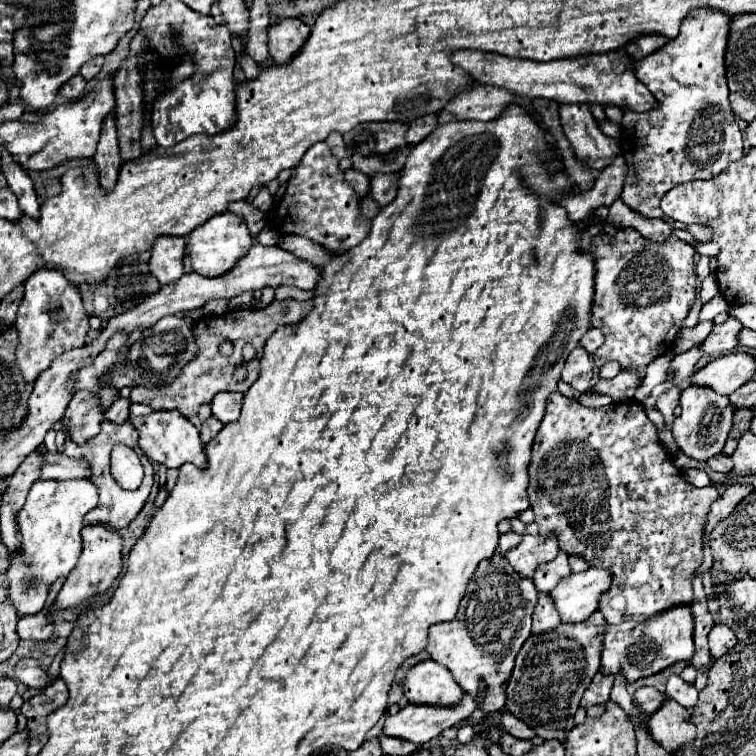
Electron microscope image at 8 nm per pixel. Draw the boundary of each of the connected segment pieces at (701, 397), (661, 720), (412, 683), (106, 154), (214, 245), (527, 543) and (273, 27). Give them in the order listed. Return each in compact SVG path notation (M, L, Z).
M692 384L680 394L680 416L674 420L672 434L684 454L698 462L704 462L722 452L732 426L732 414L734 408L730 406L728 396L712 392L712 388L708 386Z
M666 698L662 706L648 716L648 730L670 754L686 742L692 742L696 736L696 726L692 724L690 714L672 698Z
M422 660L410 666L402 690L412 704L448 706L462 696L462 688L456 684L450 670L434 660Z
M108 114L104 124L102 124L102 134L100 142L94 154L94 162L100 172L100 184L110 190L114 188L122 158L120 158L120 148L118 148L118 128L116 128L116 116Z
M232 212L212 216L210 220L206 220L206 224L192 230L188 234L188 242L186 242L186 250L188 250L194 272L200 276L208 276L208 278L228 272L236 264L236 260L240 256L244 256L244 252L248 252L250 246L252 246L252 236L244 224L244 220Z
M522 534L520 544L516 548L508 550L504 556L516 568L516 572L532 578L532 572L534 572L536 564L554 560L558 552L560 552L560 548L558 548L556 536L552 536L552 534L550 536Z
M278 18L268 26L268 48L276 62L288 62L292 52L300 50L300 44L308 38L310 26L296 18Z

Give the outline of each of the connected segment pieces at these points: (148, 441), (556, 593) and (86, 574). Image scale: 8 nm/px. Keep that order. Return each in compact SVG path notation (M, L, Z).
M132 404L130 422L136 426L136 430L140 434L140 440L138 440L140 448L144 450L144 454L150 460L164 464L166 468L180 468L186 462L192 462L198 468L204 468L206 456L204 456L198 428L188 418L184 418L180 412L176 412L176 410L166 412L166 410L154 410L146 404Z
M588 568L580 574L562 578L554 590L548 592L552 604L560 612L562 622L576 624L584 622L592 612L598 610L598 596L608 588L610 578L600 568Z
M102 524L84 526L82 528L82 554L80 554L80 558L76 562L76 568L70 572L70 576L66 578L64 586L60 588L56 600L52 602L48 614L52 610L68 610L68 608L74 608L74 606L82 604L84 600L92 598L94 594L100 594L100 592L108 590L112 586L112 582L122 572L120 550L122 550L122 538L120 538L120 534L116 534L116 530L106 528Z

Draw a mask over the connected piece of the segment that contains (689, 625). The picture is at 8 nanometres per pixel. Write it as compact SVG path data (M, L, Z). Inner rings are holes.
M678 604L664 612L658 612L656 616L648 618L644 624L638 624L630 630L616 630L610 628L604 632L602 638L602 658L600 658L600 670L602 674L616 674L618 670L624 672L628 682L634 682L642 676L656 674L674 662L690 660L694 652L694 616L690 612L690 606ZM632 650L632 660L630 660Z

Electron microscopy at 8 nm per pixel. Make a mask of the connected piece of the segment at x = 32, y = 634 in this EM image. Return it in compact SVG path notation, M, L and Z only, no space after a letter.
M44 612L20 616L16 632L22 640L48 640L52 636L52 620Z

